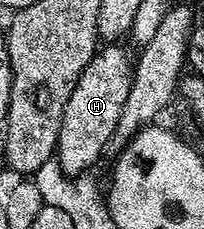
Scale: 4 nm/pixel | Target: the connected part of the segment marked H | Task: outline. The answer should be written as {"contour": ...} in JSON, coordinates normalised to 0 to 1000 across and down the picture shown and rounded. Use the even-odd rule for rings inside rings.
{"contour":[[[515,197],[461,231],[387,354],[368,354],[368,389],[348,389],[348,424],[328,424],[328,476],[309,476],[270,681],[319,764],[422,760],[456,738],[436,729],[490,703],[495,672],[520,672],[564,546],[583,546],[583,493],[603,493],[603,441],[623,441],[642,389],[652,301],[642,240],[632,258],[593,197]]]}

